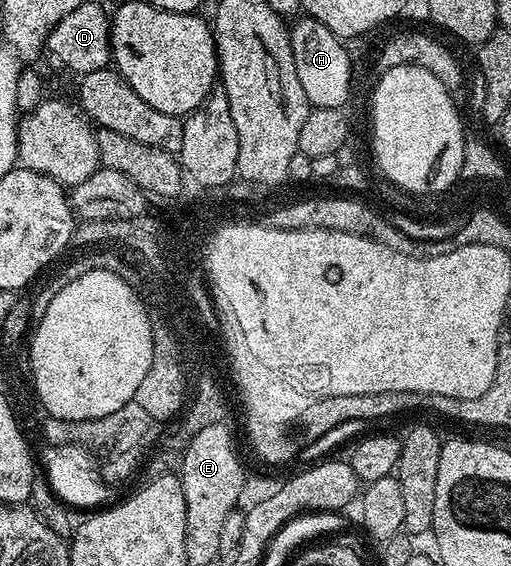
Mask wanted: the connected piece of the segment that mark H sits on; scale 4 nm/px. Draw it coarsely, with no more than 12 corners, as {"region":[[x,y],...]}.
{"region":[[301,16],[294,62],[314,108],[343,108],[353,65],[342,39]]}

